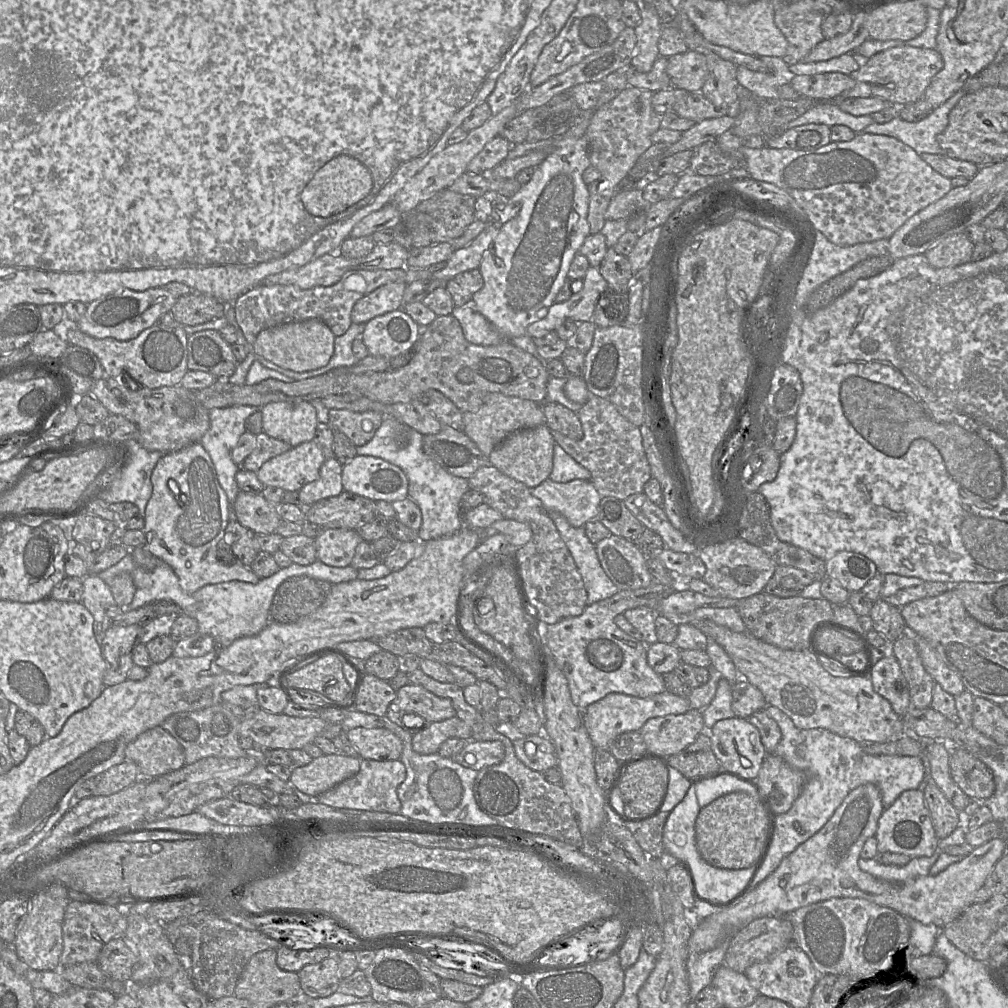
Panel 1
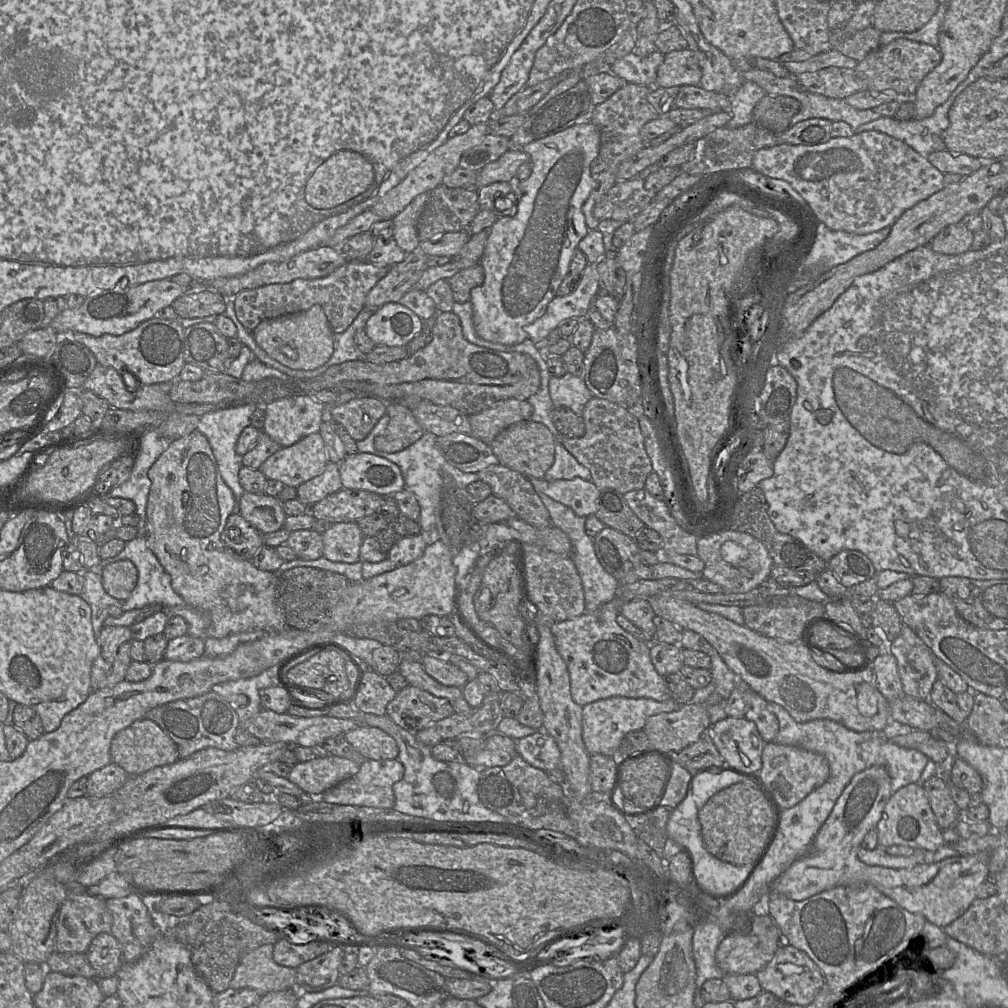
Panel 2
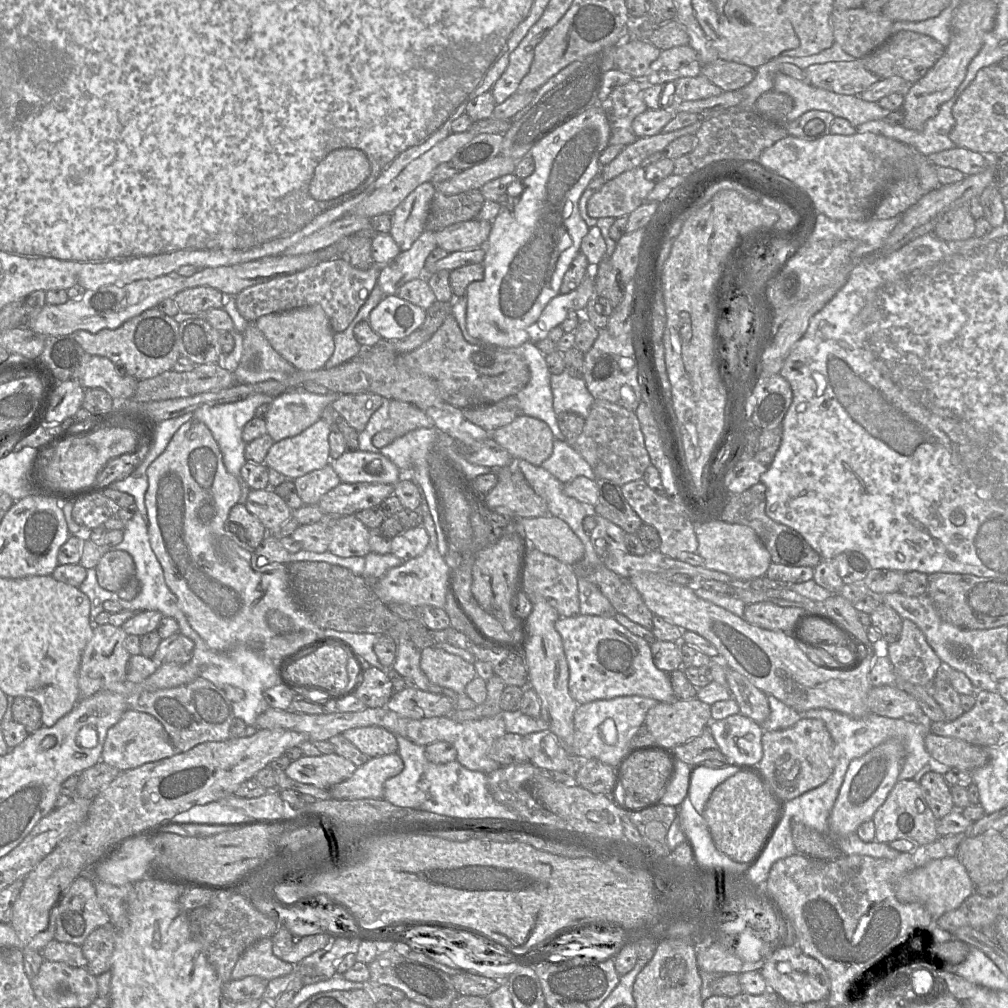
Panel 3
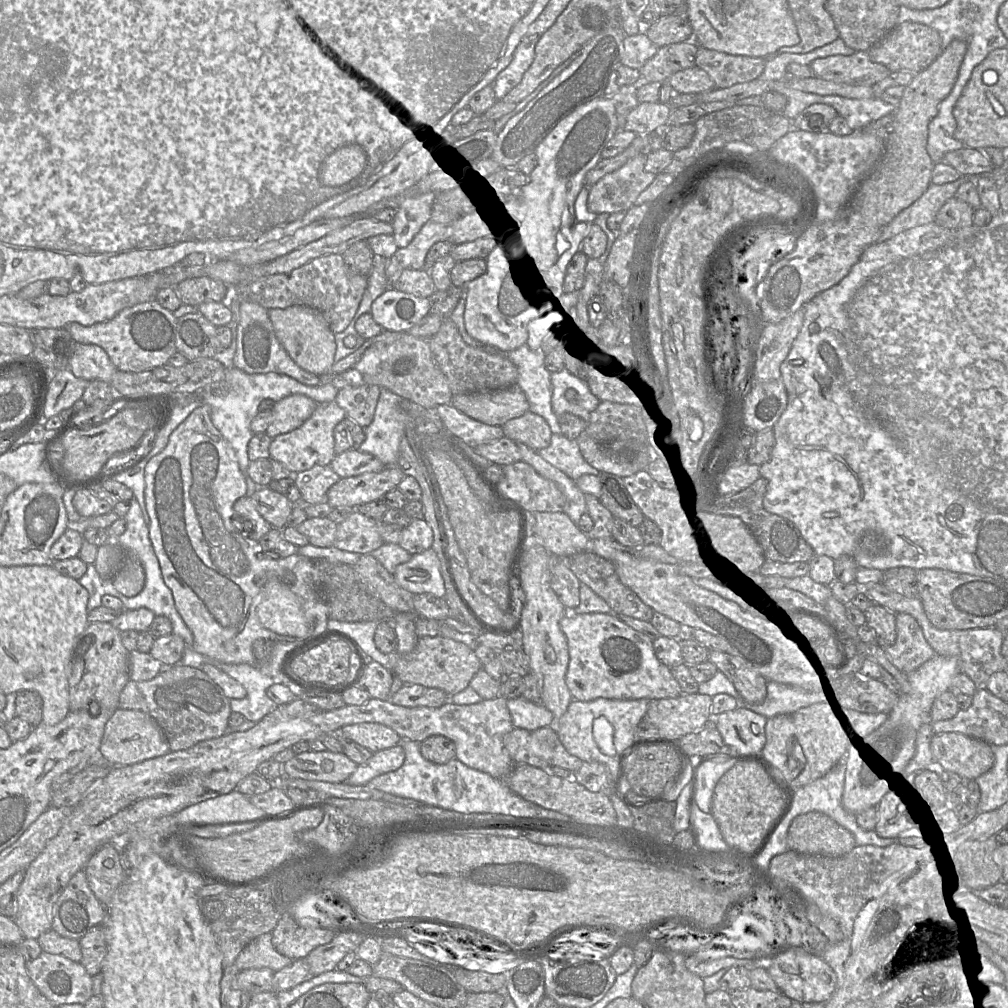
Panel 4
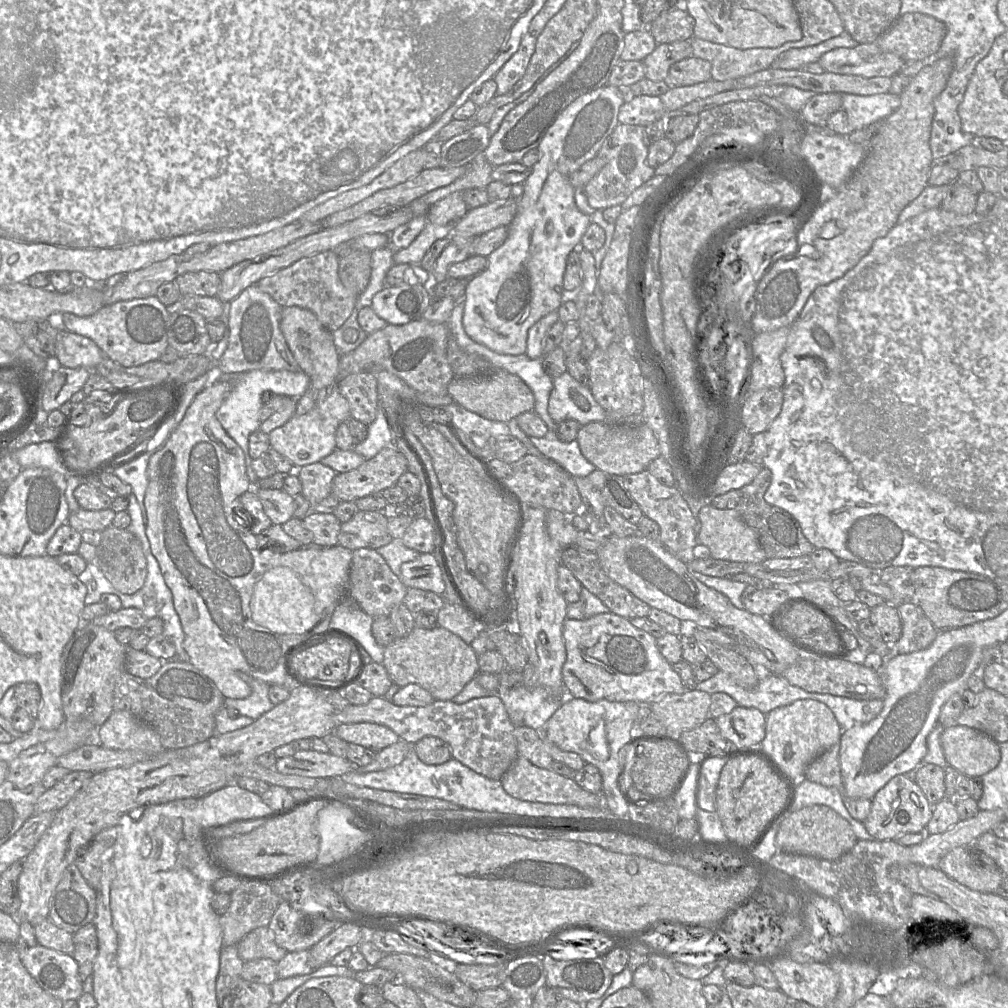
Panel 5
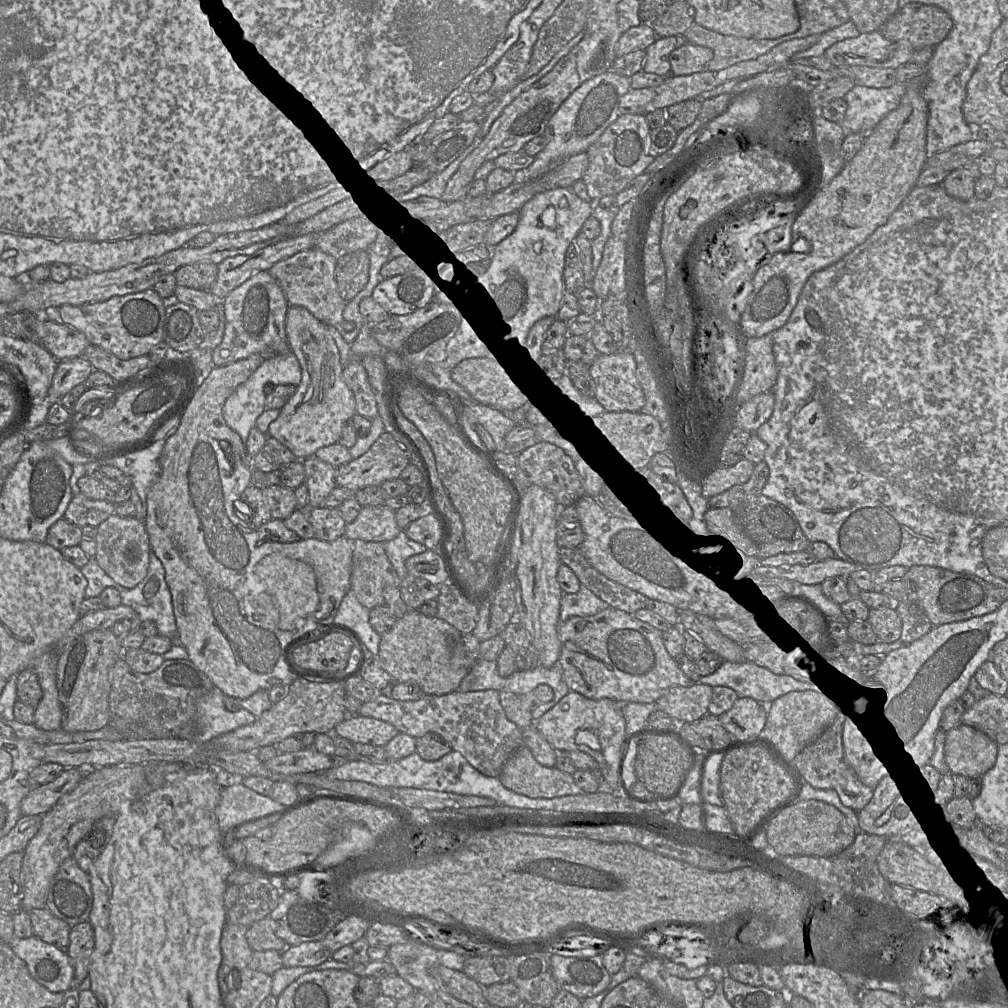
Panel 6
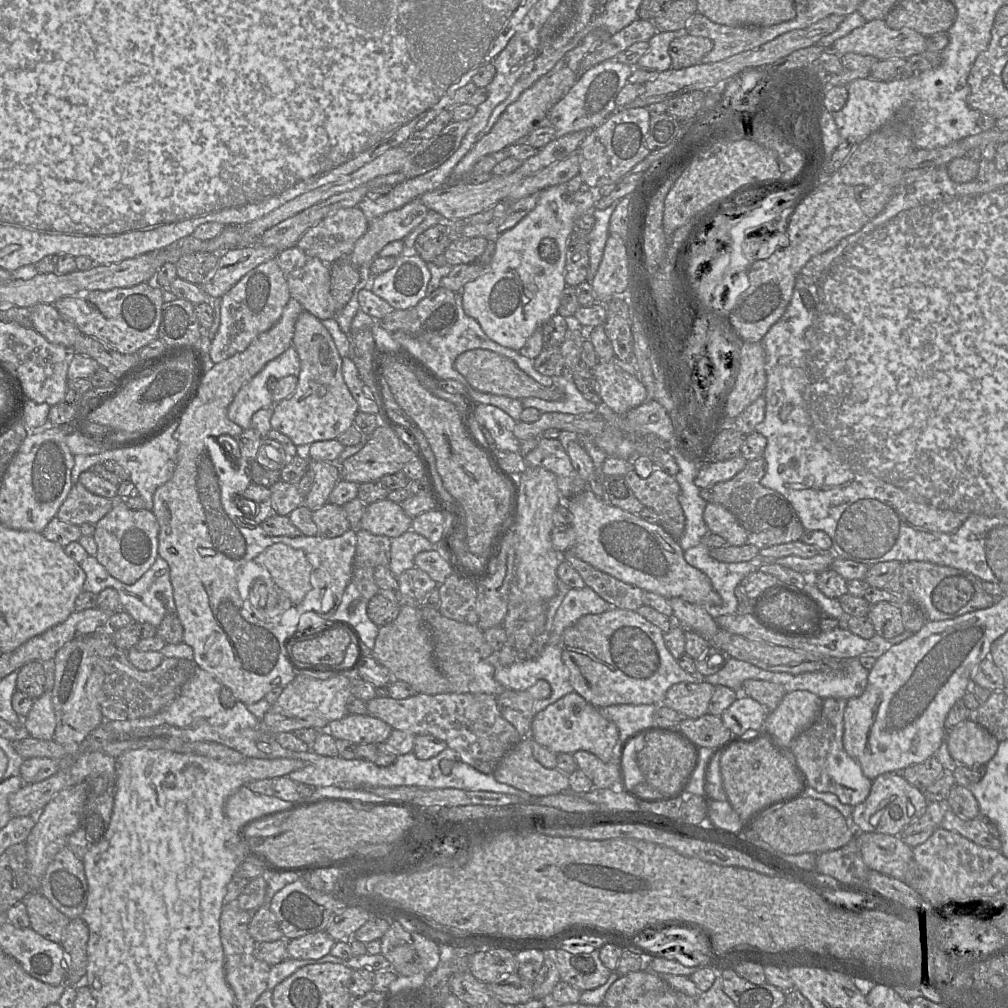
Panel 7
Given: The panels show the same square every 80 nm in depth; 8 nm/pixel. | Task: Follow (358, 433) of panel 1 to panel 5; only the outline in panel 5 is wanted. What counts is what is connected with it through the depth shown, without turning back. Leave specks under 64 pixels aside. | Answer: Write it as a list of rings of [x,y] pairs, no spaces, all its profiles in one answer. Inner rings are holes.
[[[369,372],[348,375],[339,380],[339,391],[348,401],[350,415],[366,425],[371,424],[378,411],[376,376]]]

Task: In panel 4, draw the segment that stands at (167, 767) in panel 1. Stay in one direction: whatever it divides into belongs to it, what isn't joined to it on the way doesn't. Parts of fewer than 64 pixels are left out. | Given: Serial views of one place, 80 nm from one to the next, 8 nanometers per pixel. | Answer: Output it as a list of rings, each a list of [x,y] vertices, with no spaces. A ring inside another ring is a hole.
[[[118,708],[105,725],[100,752],[112,766],[127,766],[165,755],[170,748],[163,730],[153,717],[139,710]]]

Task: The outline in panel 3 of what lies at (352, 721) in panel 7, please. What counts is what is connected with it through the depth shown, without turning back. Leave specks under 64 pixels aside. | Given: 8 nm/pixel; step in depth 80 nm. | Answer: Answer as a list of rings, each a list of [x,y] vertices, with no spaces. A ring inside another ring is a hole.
[[[381,726],[351,728],[342,735],[369,758],[395,753],[398,749],[395,734]]]

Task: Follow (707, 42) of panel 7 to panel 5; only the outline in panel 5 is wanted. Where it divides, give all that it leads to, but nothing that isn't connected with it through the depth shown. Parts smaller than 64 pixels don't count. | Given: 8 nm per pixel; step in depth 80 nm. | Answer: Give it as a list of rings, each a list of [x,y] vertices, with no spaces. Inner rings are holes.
[[[692,56],[672,64],[664,81],[671,88],[690,86],[710,79],[712,79],[710,62]]]

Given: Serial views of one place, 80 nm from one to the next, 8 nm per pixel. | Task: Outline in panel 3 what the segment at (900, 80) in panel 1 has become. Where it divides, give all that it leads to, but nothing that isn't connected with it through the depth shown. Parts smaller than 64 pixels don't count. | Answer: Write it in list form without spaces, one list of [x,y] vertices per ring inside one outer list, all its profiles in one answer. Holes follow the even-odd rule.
[[[909,30],[891,35],[884,44],[863,57],[864,67],[879,79],[899,76],[910,85],[920,80],[942,57],[945,48],[933,38]]]

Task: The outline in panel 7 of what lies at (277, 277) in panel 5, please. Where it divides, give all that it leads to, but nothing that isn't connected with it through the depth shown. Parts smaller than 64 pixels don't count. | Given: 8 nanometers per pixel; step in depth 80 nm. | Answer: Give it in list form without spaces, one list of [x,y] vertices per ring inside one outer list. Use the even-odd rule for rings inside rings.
[[[296,246],[281,250],[276,260],[287,280],[291,298],[297,300],[304,311],[311,313],[321,321],[335,318],[335,303],[330,294],[330,265],[316,257],[307,255]]]

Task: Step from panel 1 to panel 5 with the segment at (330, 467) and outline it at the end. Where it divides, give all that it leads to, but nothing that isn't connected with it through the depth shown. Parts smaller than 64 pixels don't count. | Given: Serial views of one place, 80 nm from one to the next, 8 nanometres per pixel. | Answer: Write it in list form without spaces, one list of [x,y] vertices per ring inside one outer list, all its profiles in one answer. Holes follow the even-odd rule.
[[[321,462],[312,463],[295,469],[298,475],[302,495],[312,506],[319,503],[331,493],[332,481],[337,472]]]

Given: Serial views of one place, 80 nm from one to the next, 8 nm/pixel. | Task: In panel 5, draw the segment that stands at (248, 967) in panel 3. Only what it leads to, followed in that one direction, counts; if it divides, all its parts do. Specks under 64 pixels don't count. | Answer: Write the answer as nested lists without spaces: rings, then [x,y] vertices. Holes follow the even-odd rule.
[[[268,926],[250,931],[237,944],[237,947],[238,955],[244,962],[258,958],[270,958],[278,962],[288,952],[276,944],[274,933]]]

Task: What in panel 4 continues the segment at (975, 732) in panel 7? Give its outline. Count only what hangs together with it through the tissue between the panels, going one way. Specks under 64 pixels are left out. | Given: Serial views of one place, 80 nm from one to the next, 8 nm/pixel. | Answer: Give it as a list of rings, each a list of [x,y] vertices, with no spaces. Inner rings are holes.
[[[946,732],[935,734],[931,740],[931,750],[934,760],[939,762],[945,771],[956,772],[965,781],[975,780],[989,771],[995,763],[992,745],[961,733]]]

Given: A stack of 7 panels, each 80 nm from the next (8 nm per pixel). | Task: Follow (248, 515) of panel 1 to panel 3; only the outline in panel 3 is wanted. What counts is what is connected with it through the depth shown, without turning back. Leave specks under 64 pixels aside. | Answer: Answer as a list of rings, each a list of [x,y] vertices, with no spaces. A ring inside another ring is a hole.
[[[271,488],[251,490],[244,505],[268,532],[276,531],[292,516],[292,511],[285,500],[274,493]]]

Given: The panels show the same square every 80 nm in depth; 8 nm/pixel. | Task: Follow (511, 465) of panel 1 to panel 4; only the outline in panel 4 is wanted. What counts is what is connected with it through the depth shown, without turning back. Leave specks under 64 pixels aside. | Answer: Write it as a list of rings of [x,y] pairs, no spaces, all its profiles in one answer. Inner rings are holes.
[[[530,411],[507,421],[502,429],[505,437],[535,451],[548,447],[551,442],[552,431],[546,420]]]

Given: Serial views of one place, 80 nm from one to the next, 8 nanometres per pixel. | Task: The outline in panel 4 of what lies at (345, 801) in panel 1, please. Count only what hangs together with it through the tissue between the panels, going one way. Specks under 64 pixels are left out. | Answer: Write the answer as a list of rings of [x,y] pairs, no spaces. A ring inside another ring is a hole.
[[[401,743],[374,752],[365,763],[357,765],[345,782],[355,786],[365,785],[378,775],[397,770],[403,764],[404,759],[405,753]]]

